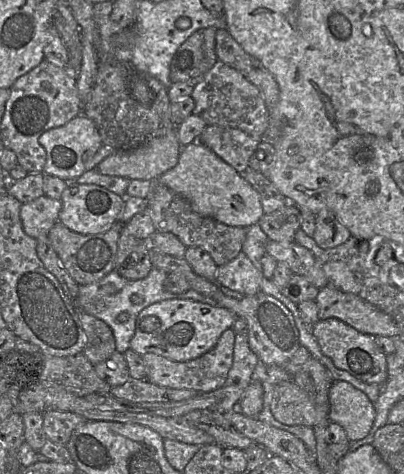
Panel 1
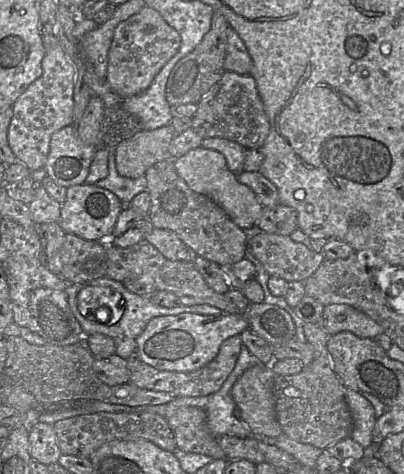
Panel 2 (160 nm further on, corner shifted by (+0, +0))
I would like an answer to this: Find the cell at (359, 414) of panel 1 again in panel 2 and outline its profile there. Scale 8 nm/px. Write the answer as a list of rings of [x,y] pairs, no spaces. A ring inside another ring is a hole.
[[[346,389],[346,402],[353,419],[351,438],[363,448],[372,444],[372,432],[377,419],[372,404],[360,393]]]

